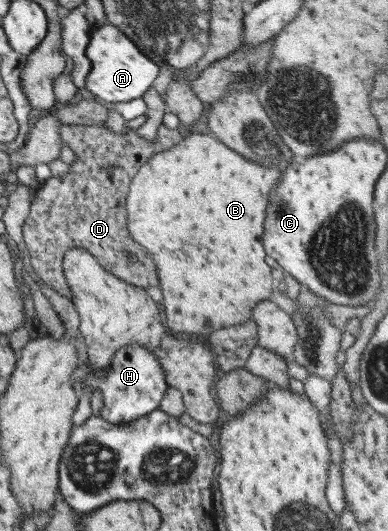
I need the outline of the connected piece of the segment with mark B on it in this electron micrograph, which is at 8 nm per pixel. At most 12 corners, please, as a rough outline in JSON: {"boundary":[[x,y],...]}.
{"boundary":[[212,134],[153,154],[126,230],[168,332],[251,319],[279,169]]}

